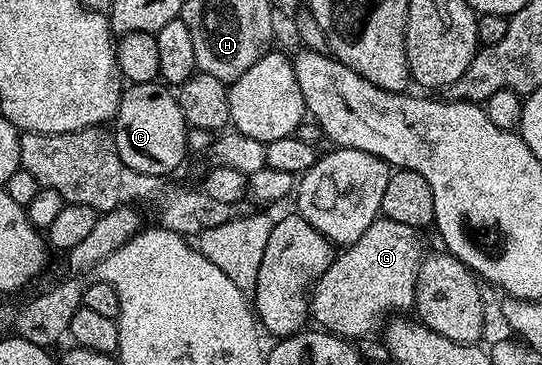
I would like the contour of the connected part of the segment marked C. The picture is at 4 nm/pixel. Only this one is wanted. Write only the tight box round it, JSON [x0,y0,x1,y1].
[114,82,189,177]

